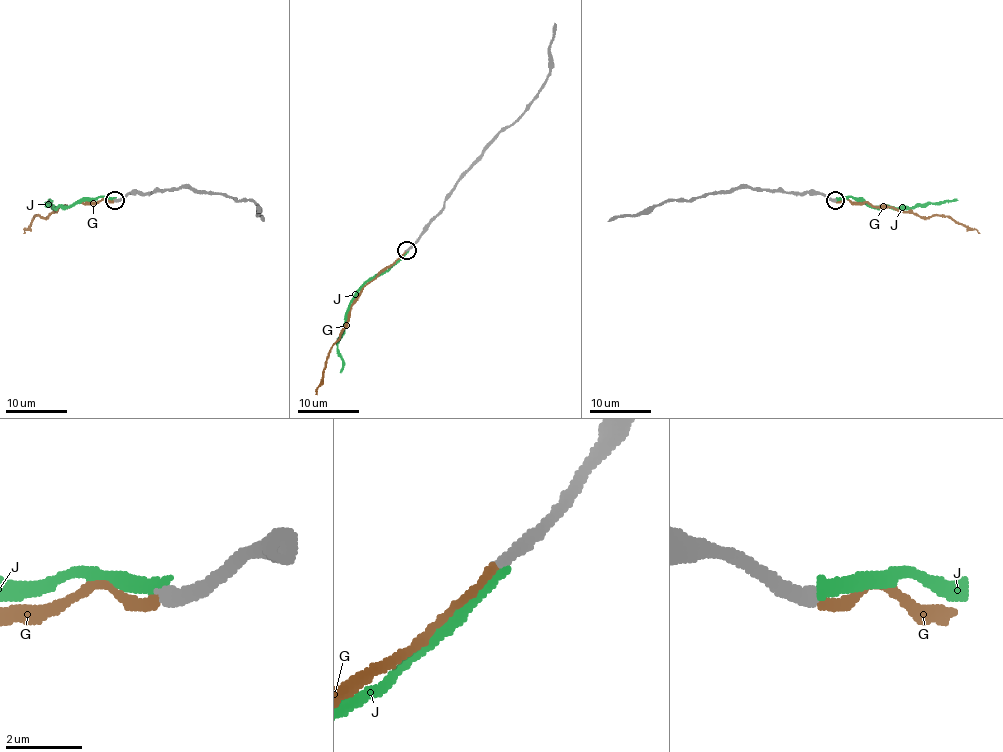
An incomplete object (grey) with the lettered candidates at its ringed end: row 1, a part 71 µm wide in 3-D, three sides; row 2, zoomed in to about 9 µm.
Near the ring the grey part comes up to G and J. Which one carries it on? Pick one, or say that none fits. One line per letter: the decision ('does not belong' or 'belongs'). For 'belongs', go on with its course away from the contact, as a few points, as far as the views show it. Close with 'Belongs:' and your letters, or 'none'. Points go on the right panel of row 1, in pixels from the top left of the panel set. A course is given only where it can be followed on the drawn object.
G: does not belong
J: belongs; it runs (836, 200), (853, 197), (862, 198), (872, 206), (888, 207), (941, 204), (958, 200)
Belongs: J

